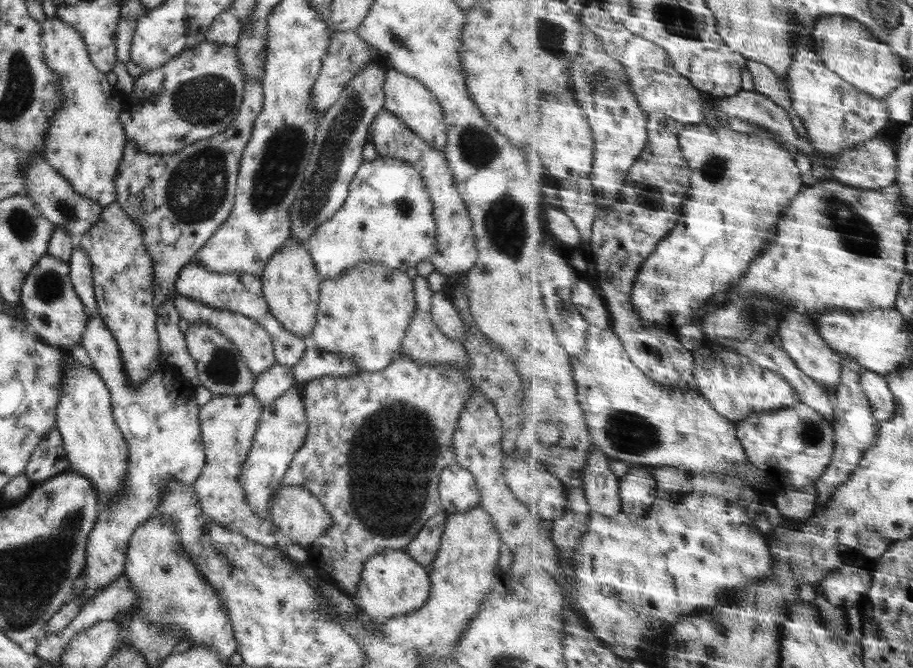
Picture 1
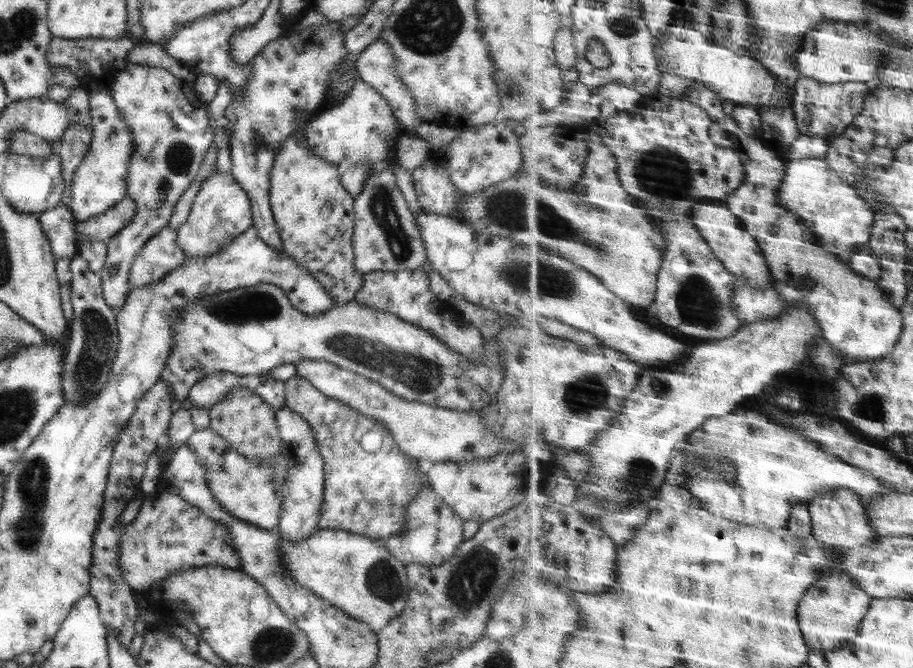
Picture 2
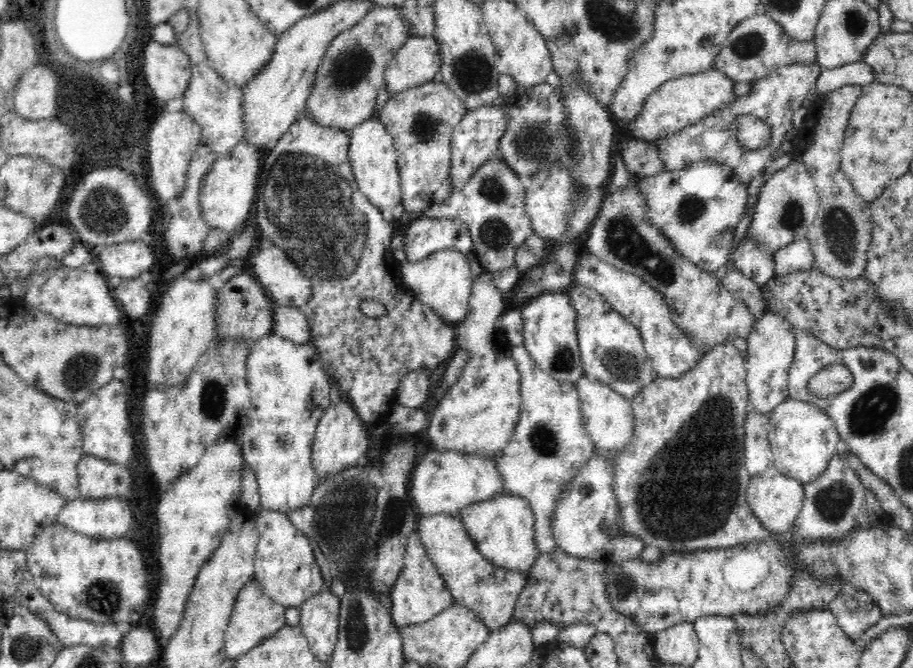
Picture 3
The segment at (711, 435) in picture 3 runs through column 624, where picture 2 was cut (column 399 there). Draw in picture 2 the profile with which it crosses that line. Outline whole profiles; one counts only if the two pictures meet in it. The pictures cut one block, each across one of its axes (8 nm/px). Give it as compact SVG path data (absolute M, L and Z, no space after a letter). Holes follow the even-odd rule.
M294 375L283 382L284 404L290 411L296 412L306 424L311 427L315 435L318 455L321 456L324 470L322 503L318 518L319 529L333 529L370 538L376 543L383 541L388 536L396 534L404 526L404 516L408 502L417 494L420 484L418 472L414 469L411 458L403 455L400 448L395 446L393 438L385 430L384 424L378 420L363 416L357 409L343 404L321 394L312 384L298 375ZM377 432L381 434L381 446L374 452L366 452L361 448L359 441L363 434Z

